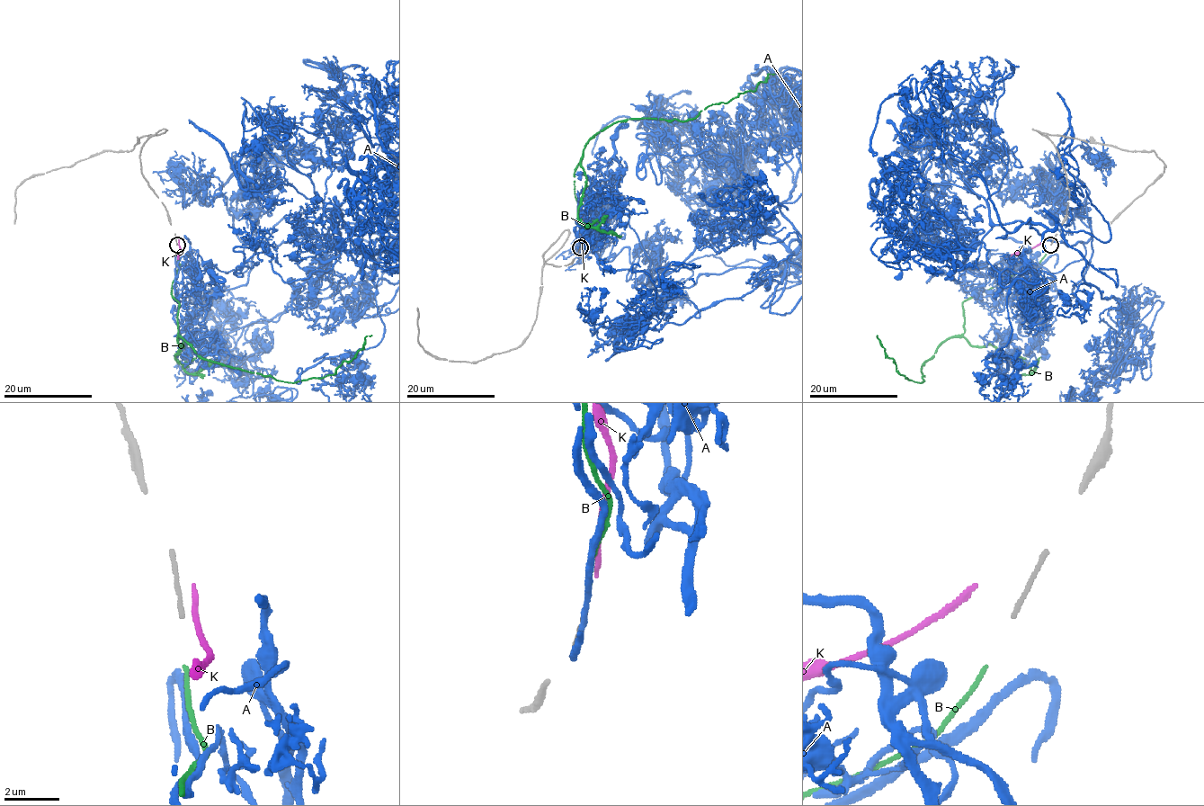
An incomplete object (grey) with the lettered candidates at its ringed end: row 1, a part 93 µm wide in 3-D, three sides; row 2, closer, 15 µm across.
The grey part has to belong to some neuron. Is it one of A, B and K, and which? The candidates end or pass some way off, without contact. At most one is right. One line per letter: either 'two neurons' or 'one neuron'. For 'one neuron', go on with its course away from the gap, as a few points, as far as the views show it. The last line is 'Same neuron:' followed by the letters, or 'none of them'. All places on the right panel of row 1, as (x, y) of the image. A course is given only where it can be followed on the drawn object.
A: two neurons
B: one neuron; it runs (1047, 252), (1036, 265), (963, 303), (964, 333), (946, 339), (922, 365), (923, 382), (901, 374), (877, 335)
K: two neurons
Same neuron: B

